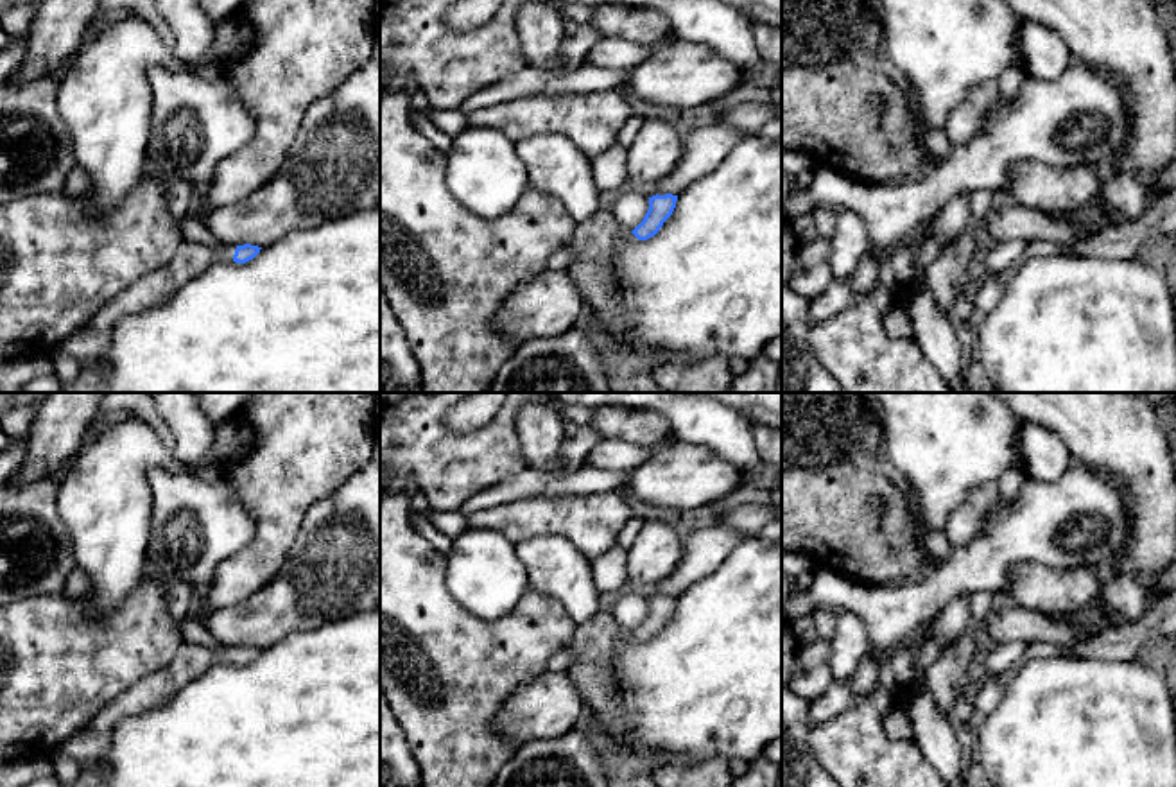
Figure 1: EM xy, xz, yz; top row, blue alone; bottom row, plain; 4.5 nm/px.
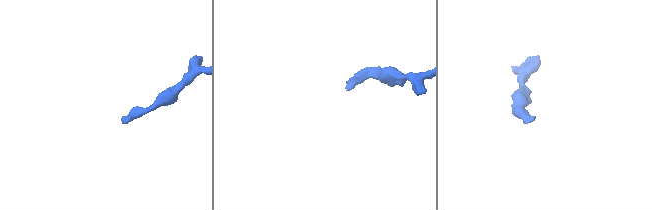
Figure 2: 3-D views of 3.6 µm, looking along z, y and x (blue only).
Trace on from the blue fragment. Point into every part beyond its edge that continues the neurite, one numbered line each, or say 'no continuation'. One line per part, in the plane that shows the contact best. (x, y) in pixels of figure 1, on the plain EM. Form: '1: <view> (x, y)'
1: xy (192, 660)

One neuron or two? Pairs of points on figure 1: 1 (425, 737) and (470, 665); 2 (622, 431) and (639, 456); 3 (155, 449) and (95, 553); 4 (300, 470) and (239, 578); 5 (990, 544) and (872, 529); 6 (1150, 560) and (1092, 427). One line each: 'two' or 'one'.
1: one
2: two
3: one
4: one
5: two
6: one

